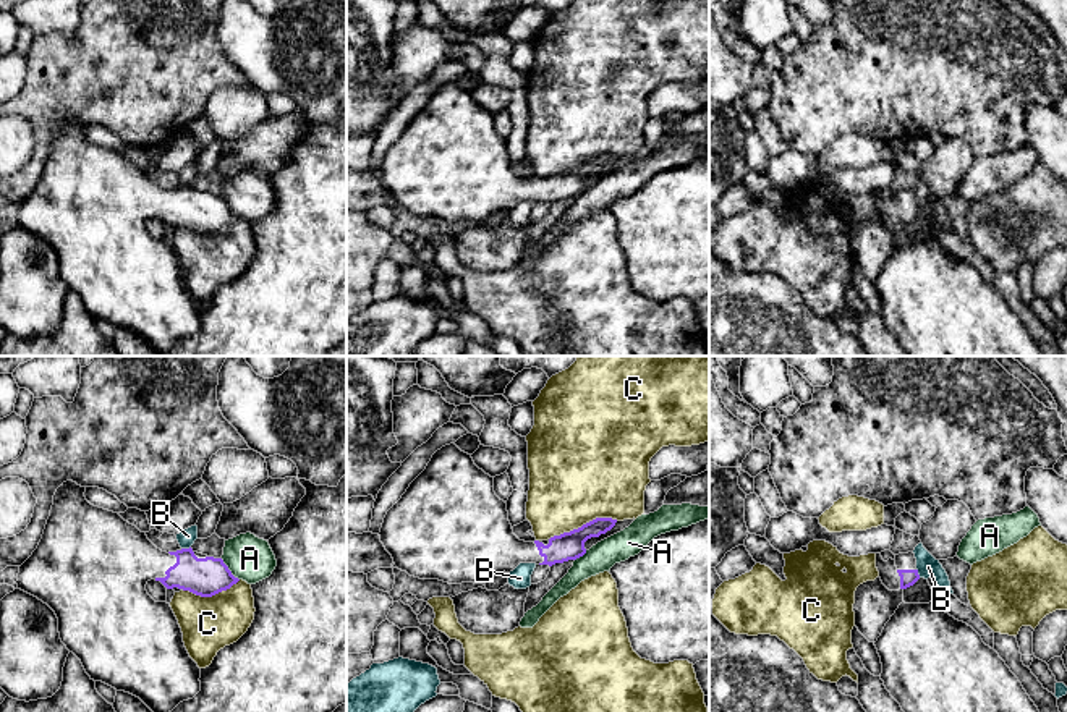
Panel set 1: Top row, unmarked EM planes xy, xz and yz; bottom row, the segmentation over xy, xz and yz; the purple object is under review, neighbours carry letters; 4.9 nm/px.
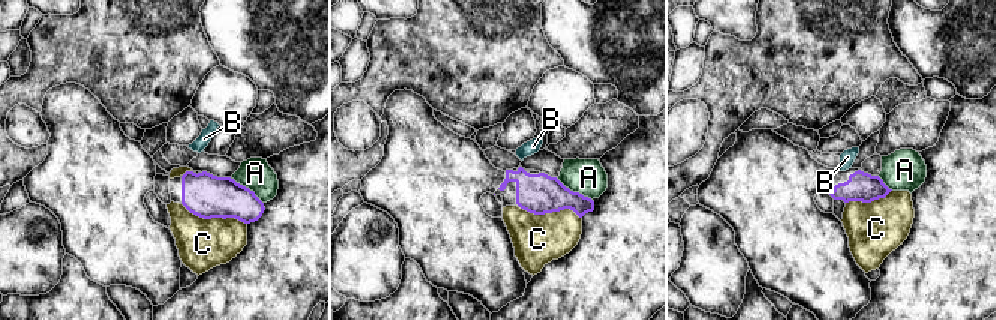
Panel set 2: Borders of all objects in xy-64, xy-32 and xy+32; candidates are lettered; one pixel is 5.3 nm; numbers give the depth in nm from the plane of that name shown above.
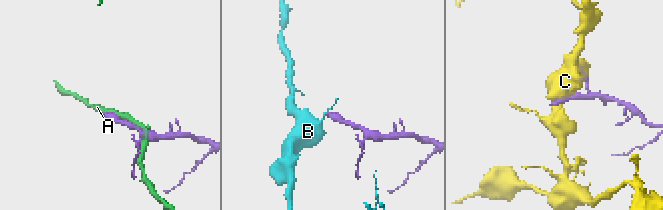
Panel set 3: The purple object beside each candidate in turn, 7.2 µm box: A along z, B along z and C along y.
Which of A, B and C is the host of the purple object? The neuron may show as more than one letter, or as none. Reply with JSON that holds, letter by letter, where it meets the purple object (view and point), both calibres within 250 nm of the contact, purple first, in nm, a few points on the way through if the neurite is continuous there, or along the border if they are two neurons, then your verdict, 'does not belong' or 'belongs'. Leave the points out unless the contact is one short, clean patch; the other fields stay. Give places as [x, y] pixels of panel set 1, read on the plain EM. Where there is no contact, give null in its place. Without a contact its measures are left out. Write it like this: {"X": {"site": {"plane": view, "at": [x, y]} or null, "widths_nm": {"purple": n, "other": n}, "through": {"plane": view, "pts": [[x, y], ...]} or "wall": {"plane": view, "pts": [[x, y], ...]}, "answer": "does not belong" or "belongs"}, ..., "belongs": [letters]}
{"A": {"site": {"plane": "xy", "at": [229, 207]}, "widths_nm": {"purple": 190, "other": 220}, "answer": "does not belong"}, "B": {"site": {"plane": "xy", "at": [185, 186]}, "widths_nm": {"purple": 190, "other": 80}, "wall": {"plane": "xy", "pts": [[190, 183], [182, 186]]}, "answer": "does not belong"}, "C": {"site": {"plane": "xz", "at": [583, 162]}, "widths_nm": {"purple": 140, "other": 460}, "answer": "does not belong"}, "belongs": []}

